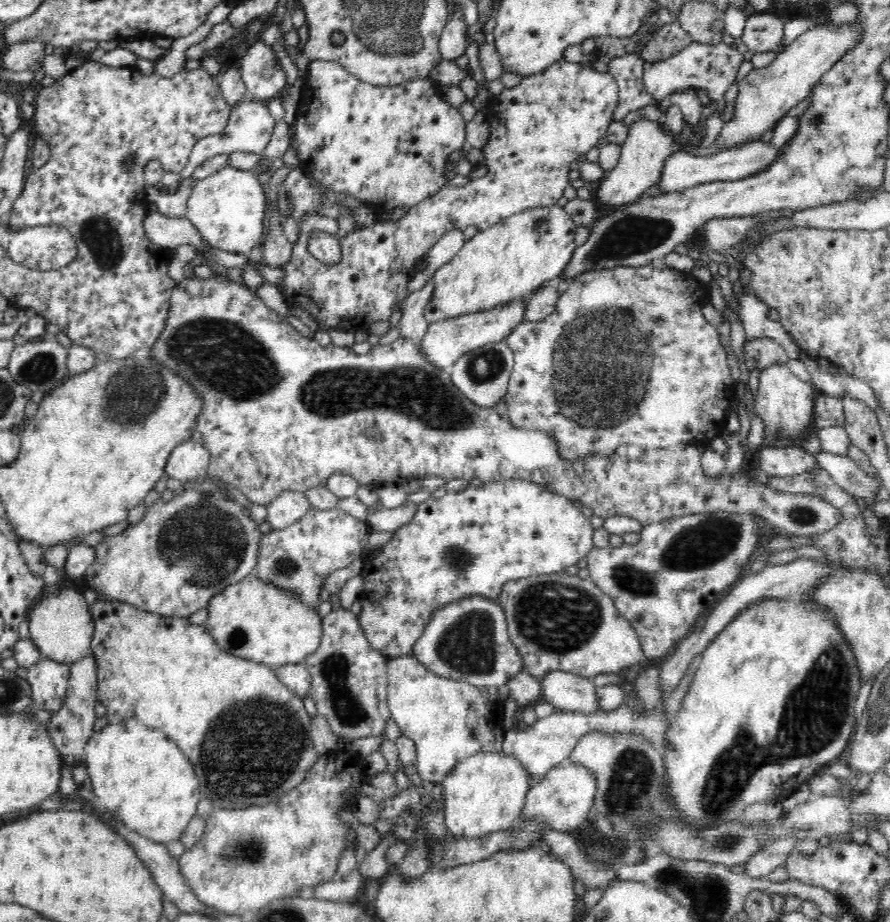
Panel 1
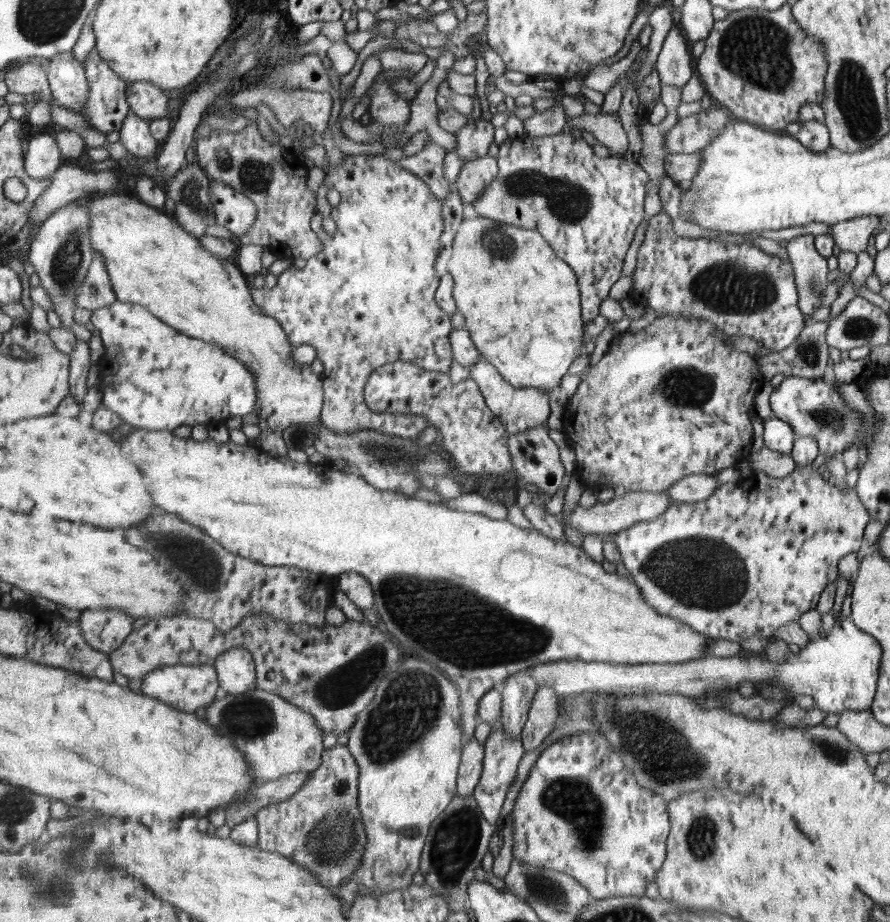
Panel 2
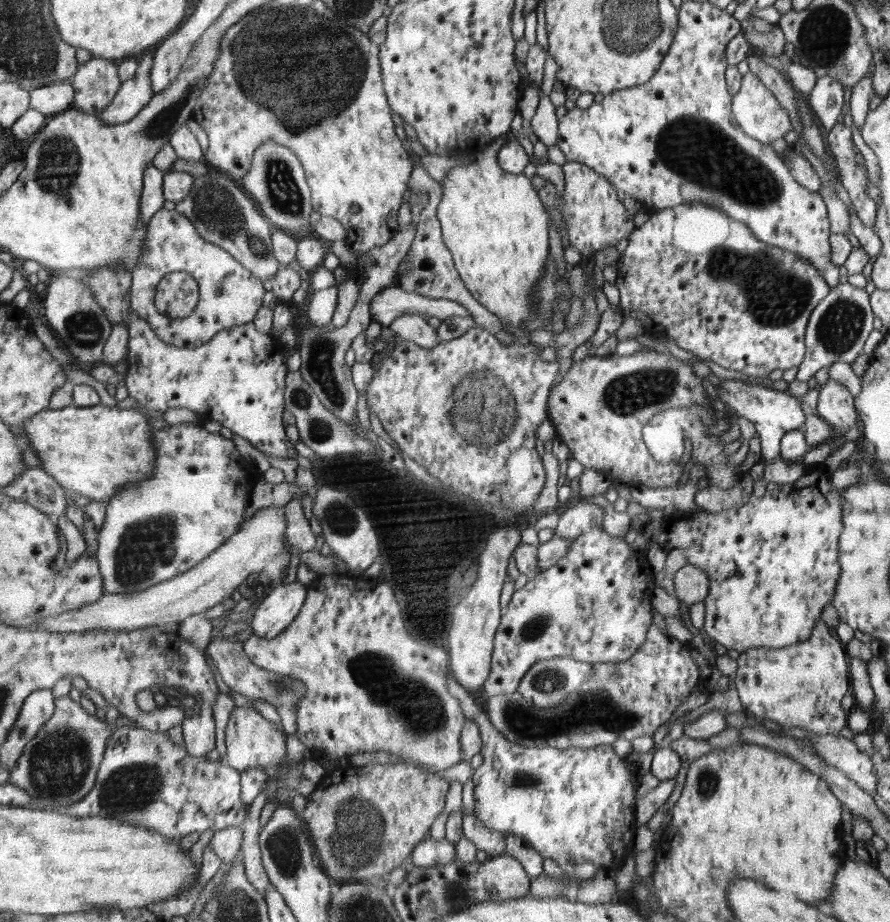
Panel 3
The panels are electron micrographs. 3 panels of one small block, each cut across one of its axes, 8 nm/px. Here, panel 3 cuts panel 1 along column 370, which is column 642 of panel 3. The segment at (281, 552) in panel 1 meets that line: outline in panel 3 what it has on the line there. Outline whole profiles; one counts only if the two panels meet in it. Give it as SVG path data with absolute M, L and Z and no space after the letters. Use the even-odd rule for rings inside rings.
M823 464L808 468L806 472L796 481L790 484L783 484L776 488L776 492L766 492L762 499L757 499L751 495L749 502L740 508L729 508L726 511L711 514L708 511L701 510L700 513L692 515L680 515L679 512L669 516L663 516L659 520L650 520L642 528L641 532L646 538L647 549L658 547L666 549L667 552L678 548L683 550L688 563L704 569L710 577L710 590L704 600L706 605L705 623L702 632L706 637L716 640L718 644L725 646L727 650L737 650L739 653L751 650L751 648L784 648L793 644L808 640L814 625L820 621L822 609L832 602L835 586L840 574L840 563L838 560L839 536L843 531L842 512L844 512L842 489L834 489L831 483L831 474L826 471Z

